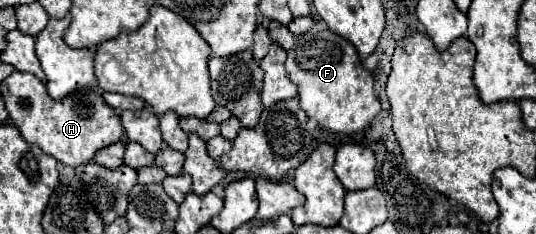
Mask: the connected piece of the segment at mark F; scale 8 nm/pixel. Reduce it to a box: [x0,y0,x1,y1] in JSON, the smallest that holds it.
[285,20,381,134]

